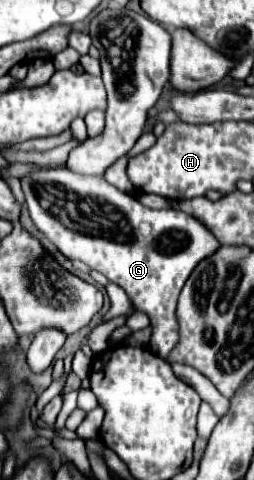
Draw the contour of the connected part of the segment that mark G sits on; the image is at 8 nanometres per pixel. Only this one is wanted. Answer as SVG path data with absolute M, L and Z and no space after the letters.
M48 169L48 171L34 171L20 179L28 213L38 227L40 233L48 237L48 241L68 259L78 259L86 263L90 269L100 271L112 283L120 285L126 295L130 297L134 309L144 311L150 317L152 337L148 349L158 353L158 357L166 359L170 351L180 343L178 321L176 321L176 301L178 295L190 277L192 269L218 249L218 239L194 217L176 211L176 209L162 209L154 211L142 207L138 199L132 195L112 187L106 183L104 177L76 177L76 173L68 173L68 169Z

